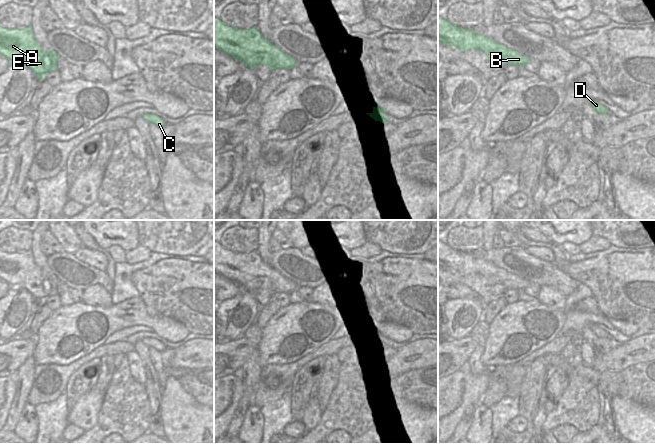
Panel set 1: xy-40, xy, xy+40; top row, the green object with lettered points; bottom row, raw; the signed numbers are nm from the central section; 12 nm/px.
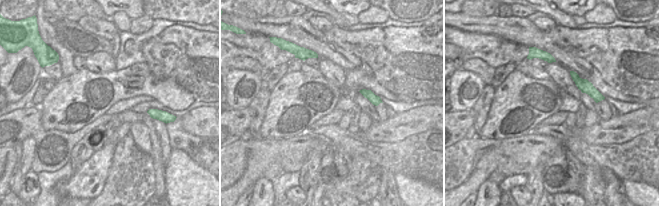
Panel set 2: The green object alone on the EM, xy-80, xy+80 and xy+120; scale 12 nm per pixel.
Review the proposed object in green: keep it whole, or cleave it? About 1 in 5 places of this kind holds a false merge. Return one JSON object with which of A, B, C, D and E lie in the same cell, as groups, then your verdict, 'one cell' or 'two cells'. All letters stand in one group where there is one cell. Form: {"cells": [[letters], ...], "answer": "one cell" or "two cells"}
{"cells": [["A", "B", "C", "D", "E"]], "answer": "one cell"}

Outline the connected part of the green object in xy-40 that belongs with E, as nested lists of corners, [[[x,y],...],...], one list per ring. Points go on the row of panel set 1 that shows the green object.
[[[0,26],[0,55],[10,63],[28,66],[41,80],[45,75],[57,70],[59,55],[54,51],[44,51],[35,41],[31,26],[22,29],[6,29]]]

